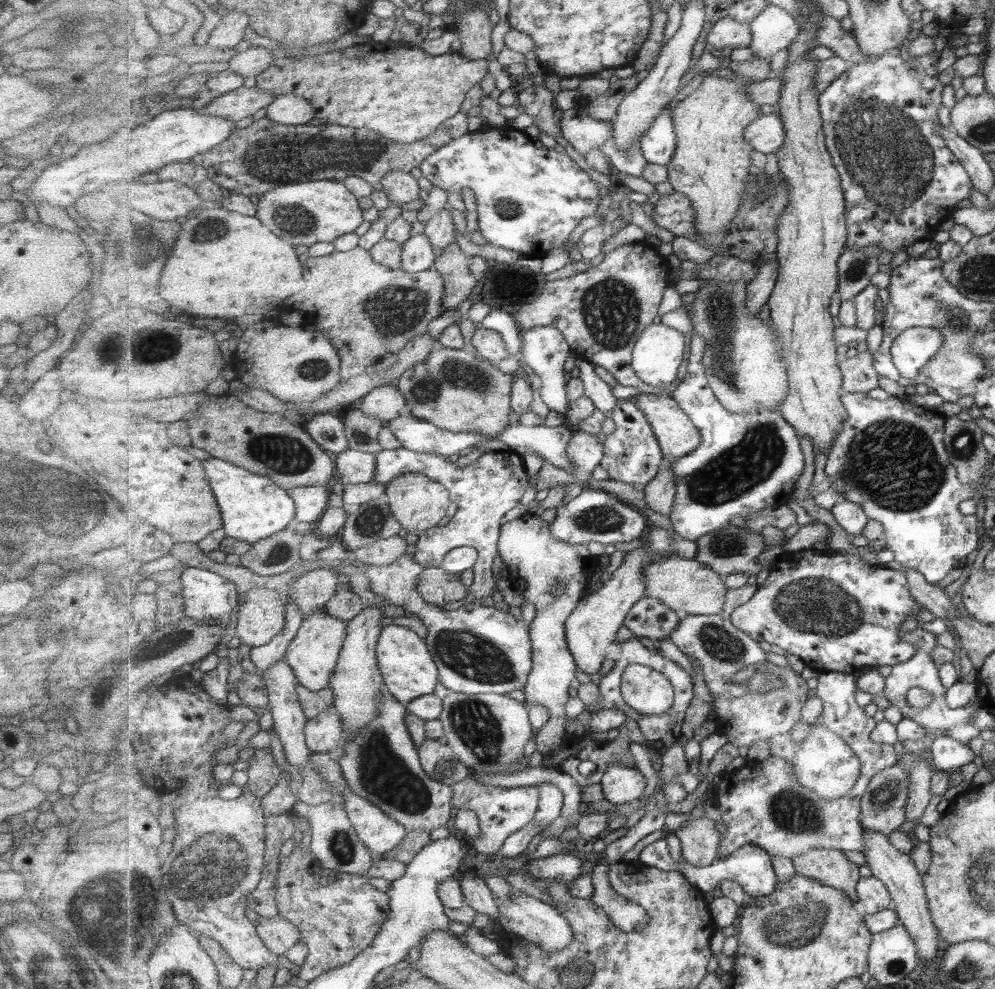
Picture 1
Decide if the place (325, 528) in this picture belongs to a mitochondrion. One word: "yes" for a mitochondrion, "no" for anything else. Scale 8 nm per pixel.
no

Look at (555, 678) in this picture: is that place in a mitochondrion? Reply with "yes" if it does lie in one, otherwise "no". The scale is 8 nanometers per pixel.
no

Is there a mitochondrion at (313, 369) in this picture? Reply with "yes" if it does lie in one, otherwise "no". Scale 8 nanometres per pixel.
yes

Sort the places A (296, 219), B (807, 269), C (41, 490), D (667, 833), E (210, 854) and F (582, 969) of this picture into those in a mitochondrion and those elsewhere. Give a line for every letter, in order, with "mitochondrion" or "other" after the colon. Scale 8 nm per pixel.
A: mitochondrion
B: other
C: mitochondrion
D: other
E: mitochondrion
F: mitochondrion

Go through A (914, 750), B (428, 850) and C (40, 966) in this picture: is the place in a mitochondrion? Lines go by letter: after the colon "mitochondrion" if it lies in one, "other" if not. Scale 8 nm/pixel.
A: other
B: other
C: mitochondrion

